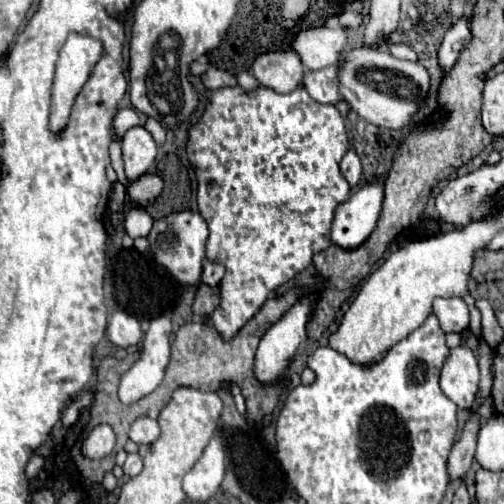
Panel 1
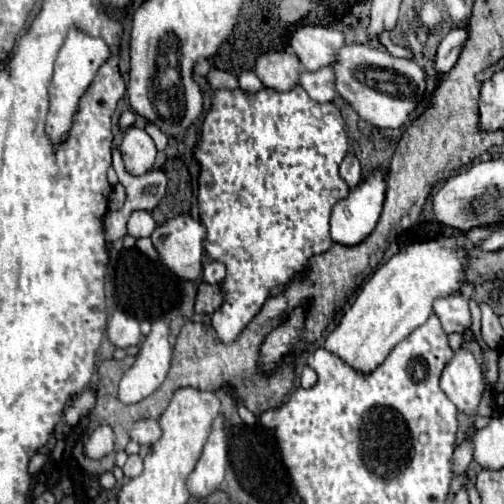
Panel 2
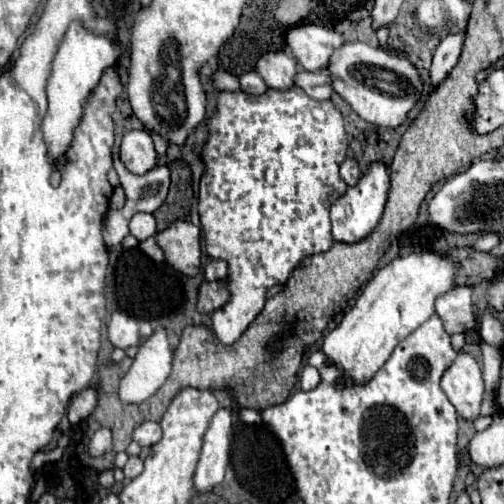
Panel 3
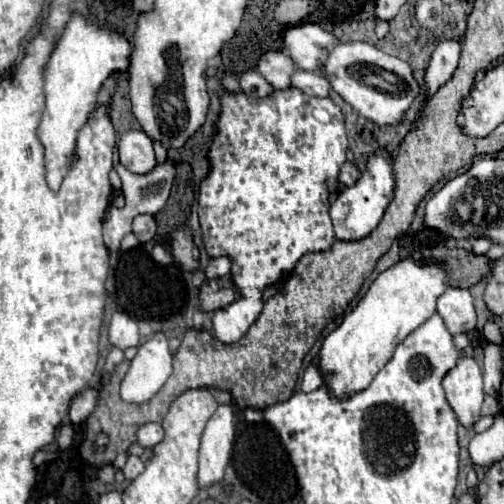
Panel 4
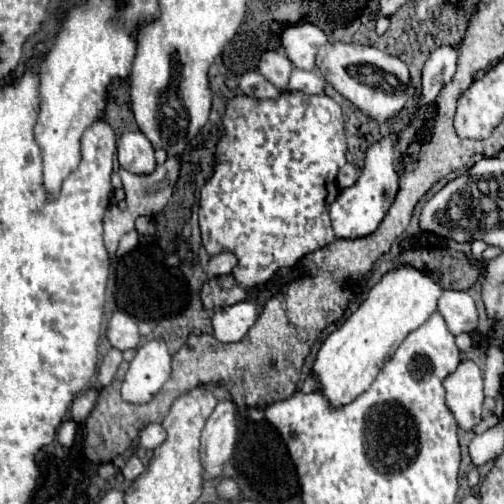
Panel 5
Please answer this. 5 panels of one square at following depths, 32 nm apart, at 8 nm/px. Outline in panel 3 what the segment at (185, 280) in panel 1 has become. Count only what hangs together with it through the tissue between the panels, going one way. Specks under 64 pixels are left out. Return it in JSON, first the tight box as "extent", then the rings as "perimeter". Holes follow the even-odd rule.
{"extent":[154,222,200,276],"perimeter":[[[174,222],[170,228],[154,236],[166,252],[168,264],[186,276],[200,272],[200,228],[190,222]]]}

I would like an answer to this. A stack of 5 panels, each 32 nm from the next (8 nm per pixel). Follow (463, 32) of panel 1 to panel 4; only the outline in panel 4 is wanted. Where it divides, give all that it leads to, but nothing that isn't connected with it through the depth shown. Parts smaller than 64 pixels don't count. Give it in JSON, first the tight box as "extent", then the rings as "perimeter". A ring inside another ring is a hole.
{"extent":[424,40,460,98],"perimeter":[[[446,40],[436,46],[424,72],[428,98],[432,98],[440,90],[440,86],[444,86],[452,78],[458,64],[458,56],[460,56],[460,40]]]}

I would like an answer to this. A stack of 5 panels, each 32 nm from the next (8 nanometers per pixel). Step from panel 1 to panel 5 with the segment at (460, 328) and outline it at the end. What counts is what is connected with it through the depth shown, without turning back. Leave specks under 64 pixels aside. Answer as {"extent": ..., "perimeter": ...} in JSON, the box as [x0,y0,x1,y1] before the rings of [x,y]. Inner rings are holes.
{"extent":[438,290,478,336],"perimeter":[[[444,290],[444,294],[438,300],[438,312],[444,316],[448,330],[454,336],[476,330],[478,310],[468,292]]]}

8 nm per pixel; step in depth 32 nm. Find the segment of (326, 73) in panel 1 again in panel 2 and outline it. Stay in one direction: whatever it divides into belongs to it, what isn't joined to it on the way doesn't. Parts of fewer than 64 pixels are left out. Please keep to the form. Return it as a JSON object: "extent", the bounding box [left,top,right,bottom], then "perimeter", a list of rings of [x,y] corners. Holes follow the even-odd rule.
{"extent":[298,68,336,102],"perimeter":[[[320,68],[316,72],[302,72],[298,78],[298,84],[316,102],[332,102],[332,98],[336,96],[332,68]]]}

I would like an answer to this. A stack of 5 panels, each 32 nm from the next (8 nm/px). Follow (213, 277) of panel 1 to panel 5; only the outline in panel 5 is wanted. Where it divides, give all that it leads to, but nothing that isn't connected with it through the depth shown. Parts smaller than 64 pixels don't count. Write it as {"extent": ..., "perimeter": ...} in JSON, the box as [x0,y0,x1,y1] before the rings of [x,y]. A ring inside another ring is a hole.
{"extent":[208,250,238,276],"perimeter":[[[222,250],[216,256],[210,258],[208,264],[208,276],[222,276],[222,274],[230,274],[234,270],[234,266],[238,264],[238,258],[234,256],[234,252],[230,250]]]}

